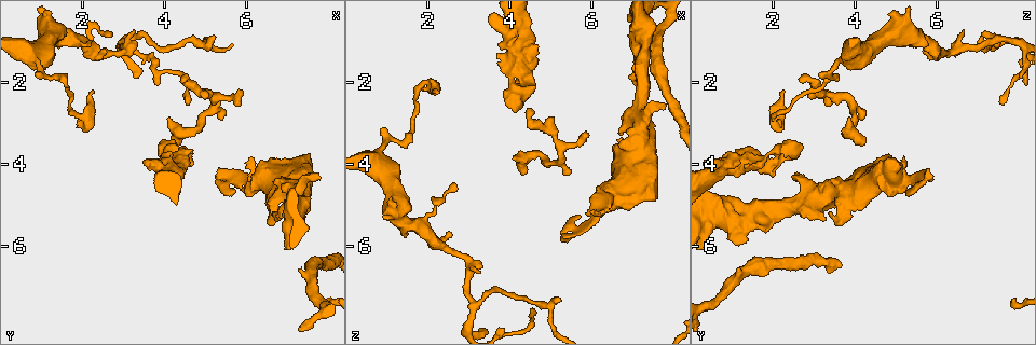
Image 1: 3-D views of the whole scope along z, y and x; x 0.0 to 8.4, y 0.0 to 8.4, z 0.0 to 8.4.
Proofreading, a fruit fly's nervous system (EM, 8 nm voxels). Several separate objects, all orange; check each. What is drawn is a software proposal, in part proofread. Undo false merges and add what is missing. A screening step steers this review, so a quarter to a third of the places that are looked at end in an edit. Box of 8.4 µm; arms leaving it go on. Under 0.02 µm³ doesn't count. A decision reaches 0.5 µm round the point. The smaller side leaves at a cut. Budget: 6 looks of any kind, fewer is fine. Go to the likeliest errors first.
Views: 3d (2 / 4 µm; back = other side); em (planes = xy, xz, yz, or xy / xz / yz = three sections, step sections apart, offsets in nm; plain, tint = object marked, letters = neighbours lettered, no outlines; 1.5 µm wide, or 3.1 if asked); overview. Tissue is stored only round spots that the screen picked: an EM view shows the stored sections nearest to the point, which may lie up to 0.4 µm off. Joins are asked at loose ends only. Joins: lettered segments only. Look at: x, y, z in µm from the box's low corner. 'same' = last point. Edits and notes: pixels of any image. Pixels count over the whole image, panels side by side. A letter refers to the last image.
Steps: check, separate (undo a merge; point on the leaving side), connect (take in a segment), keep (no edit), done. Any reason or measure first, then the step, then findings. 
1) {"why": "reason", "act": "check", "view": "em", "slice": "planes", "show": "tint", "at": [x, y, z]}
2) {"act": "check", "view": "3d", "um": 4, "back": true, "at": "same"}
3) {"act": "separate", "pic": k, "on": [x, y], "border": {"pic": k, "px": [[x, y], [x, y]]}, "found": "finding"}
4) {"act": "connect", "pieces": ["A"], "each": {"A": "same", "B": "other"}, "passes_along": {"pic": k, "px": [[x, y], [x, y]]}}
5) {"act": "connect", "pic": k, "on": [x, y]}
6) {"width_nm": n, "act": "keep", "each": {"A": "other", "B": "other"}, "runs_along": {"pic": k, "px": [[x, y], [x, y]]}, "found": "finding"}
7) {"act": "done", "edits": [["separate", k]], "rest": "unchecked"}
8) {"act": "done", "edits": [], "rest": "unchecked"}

{"why": "branch stops here", "act": "check", "view": "3d", "um": 4, "back": true, "at": [4.40, 1.90, 2.65]}

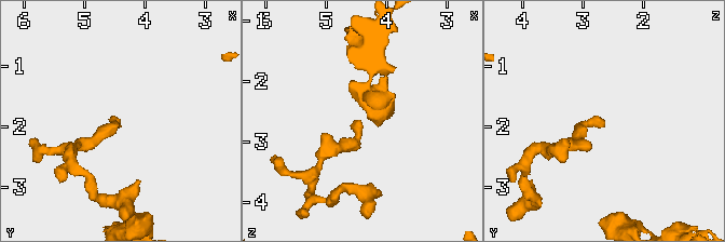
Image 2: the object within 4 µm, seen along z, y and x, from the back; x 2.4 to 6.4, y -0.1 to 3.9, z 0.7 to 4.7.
{"why": "shape alone is not enough", "act": "check", "view": "em", "slice": "xz", "step": 8, "show": "letters", "at": [4.45, 1.90, 2.65]}

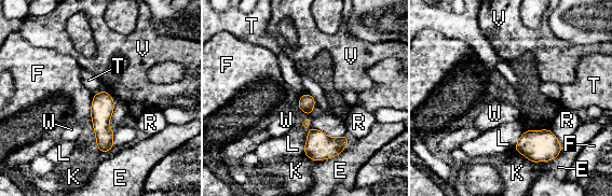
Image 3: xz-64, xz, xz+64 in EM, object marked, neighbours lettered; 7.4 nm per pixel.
{"width_nm": 120, "act": "keep", "each": {"E": "other", "F": "other", "K": "other", "L": "other", "R": "other", "T": "other", "V": "other", "W": "other"}, "found": "none of them fits"}

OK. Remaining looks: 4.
{"why": "free end", "act": "check", "view": "em", "slice": "xz", "step": 4, "show": "tint", "at": [7.75, 4.35, 2.55]}

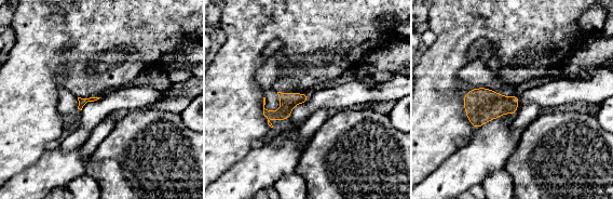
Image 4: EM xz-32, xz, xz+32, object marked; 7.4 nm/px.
{"why": "cut it another way", "act": "check", "view": "em", "slice": "planes", "show": "letters", "at": "same"}

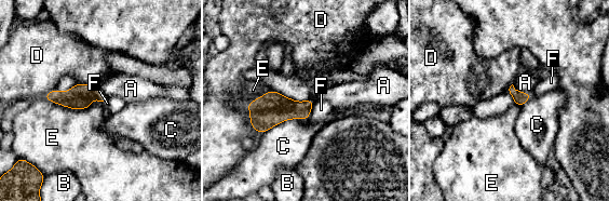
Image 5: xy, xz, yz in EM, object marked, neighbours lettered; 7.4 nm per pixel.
{"act": "keep", "each": {"A": "other", "B": "other", "C": "other", "D": "other", "E": "other", "F": "other"}, "border": {"pic": 5, "px": [[42, 97], [78, 109], [92, 105]]}, "found": "none of them fits"}

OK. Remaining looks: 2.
{"why": "abrupt turn", "act": "check", "view": "3d", "um": 2, "at": [4.20, 4.05, 1.30]}

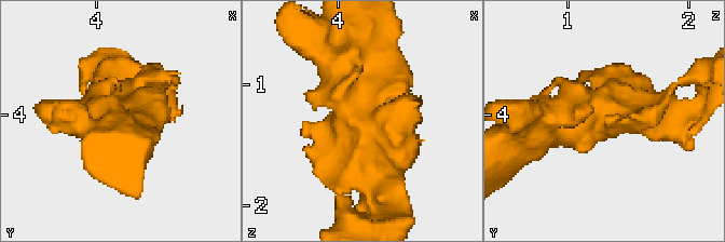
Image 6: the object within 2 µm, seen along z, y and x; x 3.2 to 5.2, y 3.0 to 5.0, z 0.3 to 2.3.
{"why": "need the tissue", "act": "check", "view": "em", "slice": "planes", "show": "letters", "at": [4.16, 4.00, 1.30]}

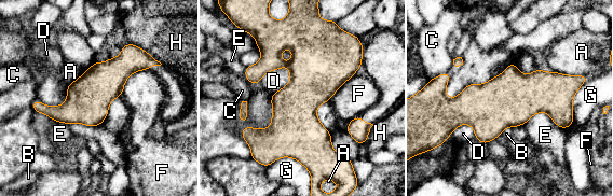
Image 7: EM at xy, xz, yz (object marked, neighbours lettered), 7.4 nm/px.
{"act": "keep", "each": {"A": "other", "B": "other", "C": "other", "D": "other", "E": "other", "F": "other", "G": "other", "H": "other"}, "border": {"pic": 7, "px": [[290, 71], [270, 70], [258, 84]]}, "found": "all the same neuron"}

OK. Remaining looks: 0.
{"act": "done", "edits": [], "rest": "unchecked"}

